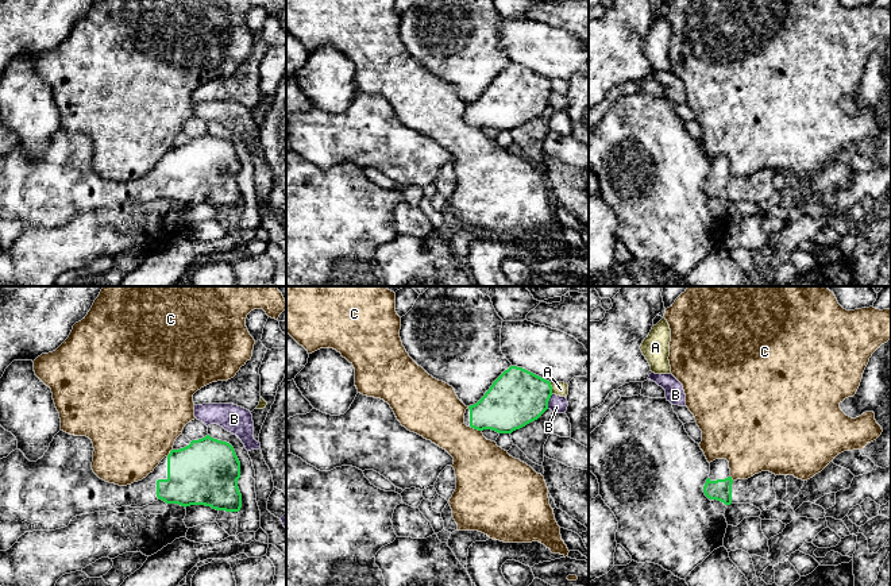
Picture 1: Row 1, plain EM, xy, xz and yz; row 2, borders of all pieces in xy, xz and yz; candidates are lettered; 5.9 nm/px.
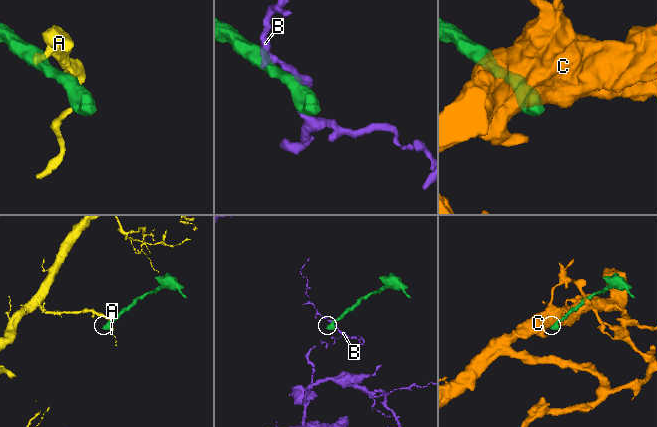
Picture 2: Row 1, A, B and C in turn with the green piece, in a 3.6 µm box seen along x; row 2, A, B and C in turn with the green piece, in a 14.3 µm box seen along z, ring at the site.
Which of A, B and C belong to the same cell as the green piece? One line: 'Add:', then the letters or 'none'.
Add: none

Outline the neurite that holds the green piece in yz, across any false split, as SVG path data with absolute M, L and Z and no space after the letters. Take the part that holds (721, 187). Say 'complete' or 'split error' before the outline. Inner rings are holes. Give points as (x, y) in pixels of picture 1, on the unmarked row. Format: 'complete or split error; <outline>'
split error; M716 157L710 159L710 171L703 184L703 190L710 198L730 201L751 201L761 209L776 200L774 186L775 171L761 169L748 177L733 178L729 159Z

